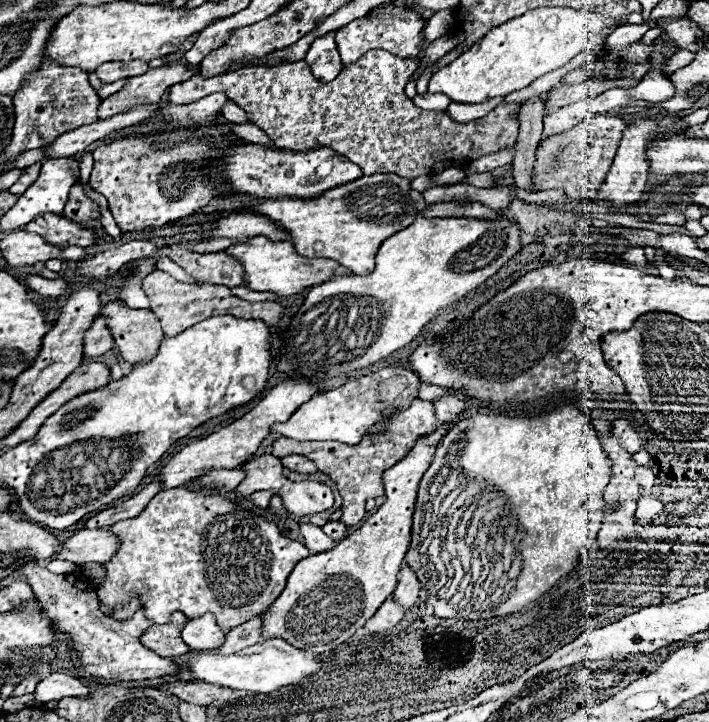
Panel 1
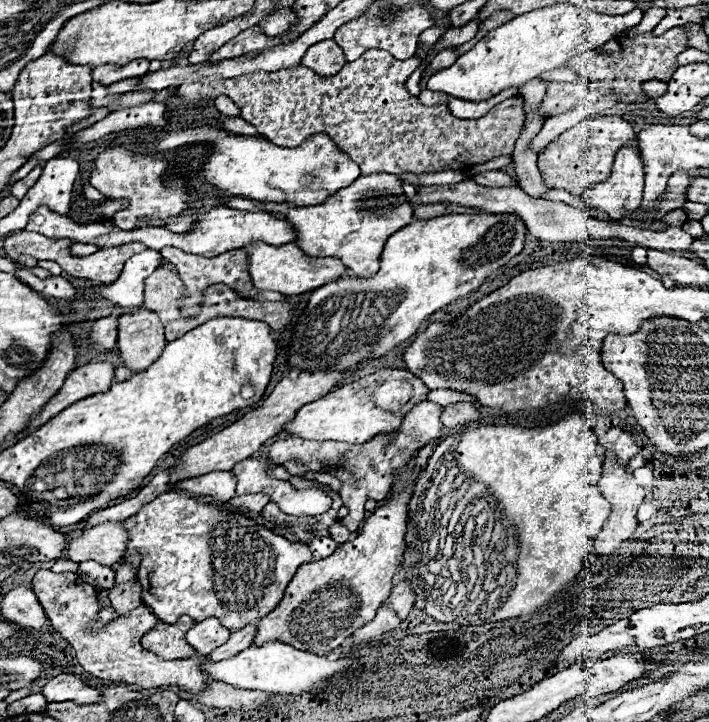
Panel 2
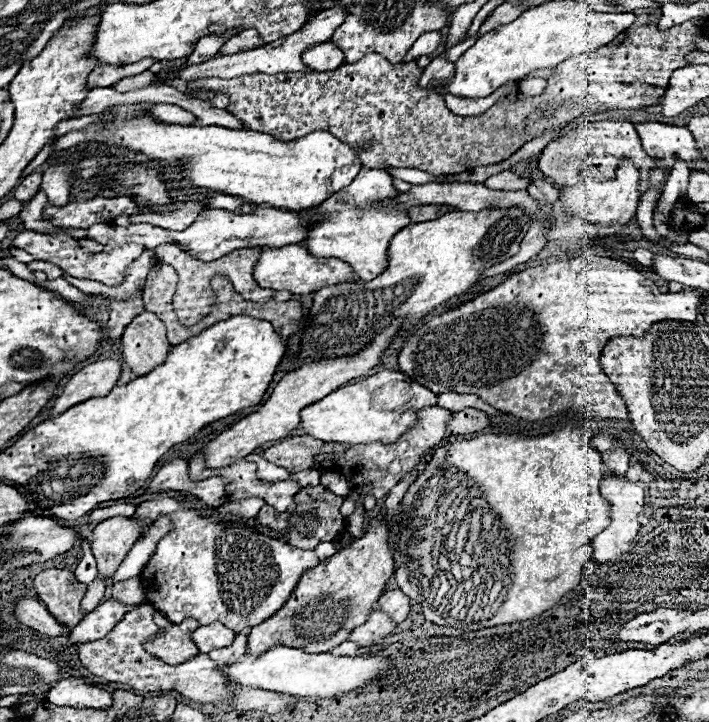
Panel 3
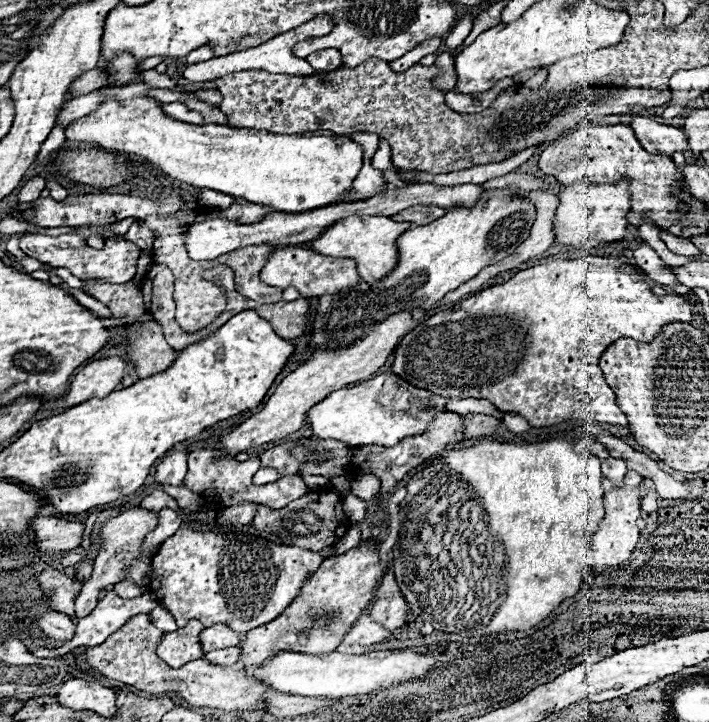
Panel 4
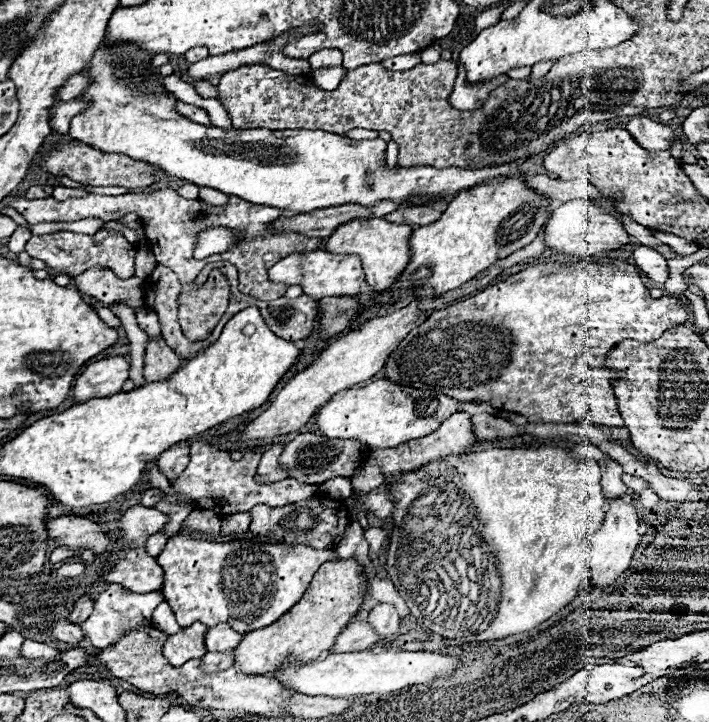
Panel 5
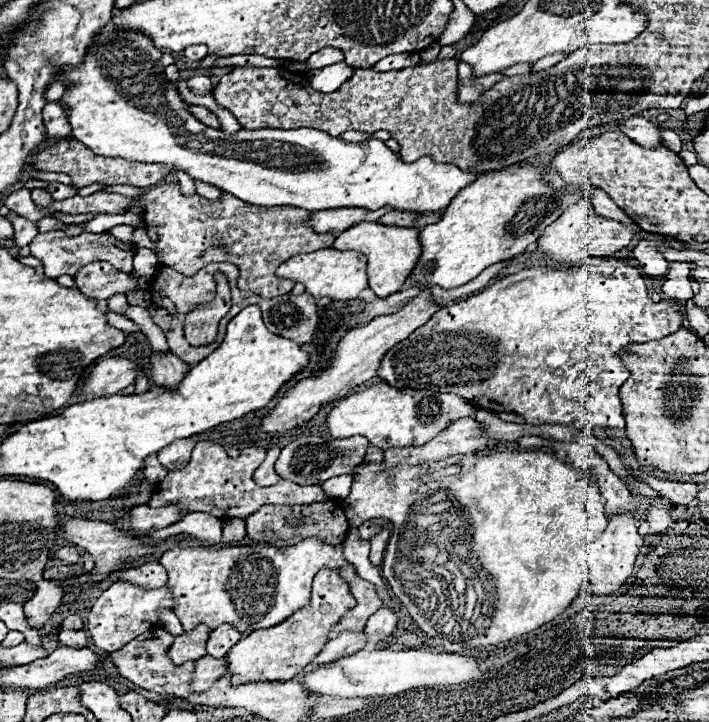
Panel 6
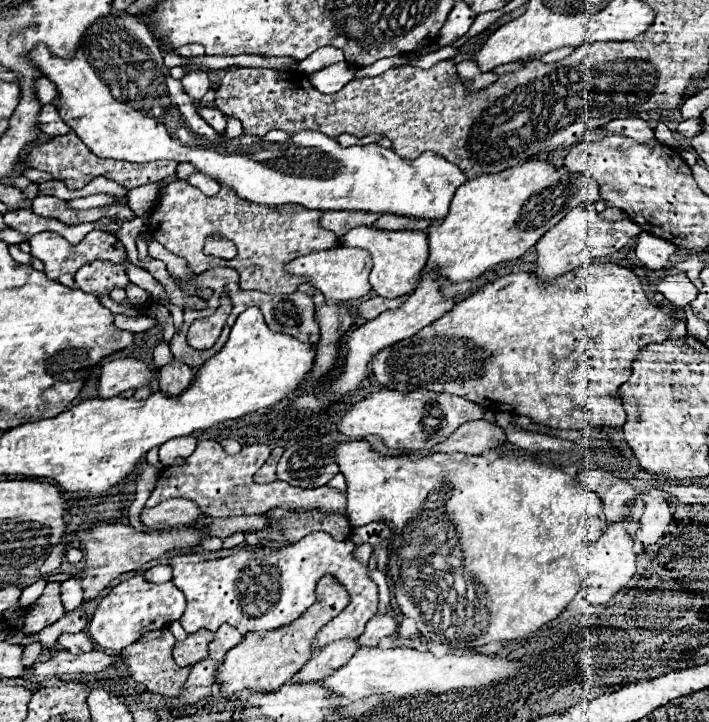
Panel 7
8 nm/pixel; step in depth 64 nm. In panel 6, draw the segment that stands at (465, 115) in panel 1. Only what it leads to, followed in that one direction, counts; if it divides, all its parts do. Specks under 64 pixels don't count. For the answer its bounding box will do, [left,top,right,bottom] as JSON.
[458,62,504,104]

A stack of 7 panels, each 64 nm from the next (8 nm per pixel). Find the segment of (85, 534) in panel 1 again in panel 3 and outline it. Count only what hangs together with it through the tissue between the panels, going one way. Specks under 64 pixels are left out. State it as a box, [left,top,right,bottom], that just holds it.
[88,516,140,576]

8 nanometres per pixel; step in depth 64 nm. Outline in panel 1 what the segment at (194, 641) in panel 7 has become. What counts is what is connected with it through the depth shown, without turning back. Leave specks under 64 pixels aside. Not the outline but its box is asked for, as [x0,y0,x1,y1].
[140,612,190,658]

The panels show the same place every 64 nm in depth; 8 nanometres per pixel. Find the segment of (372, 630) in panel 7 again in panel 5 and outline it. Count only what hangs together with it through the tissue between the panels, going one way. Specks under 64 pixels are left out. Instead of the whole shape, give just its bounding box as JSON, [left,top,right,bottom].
[368,604,400,638]

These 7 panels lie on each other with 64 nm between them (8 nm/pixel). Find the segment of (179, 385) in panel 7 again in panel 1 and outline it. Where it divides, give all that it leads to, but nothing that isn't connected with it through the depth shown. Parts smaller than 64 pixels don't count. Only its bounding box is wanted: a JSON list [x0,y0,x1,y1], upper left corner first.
[100,300,162,362]

